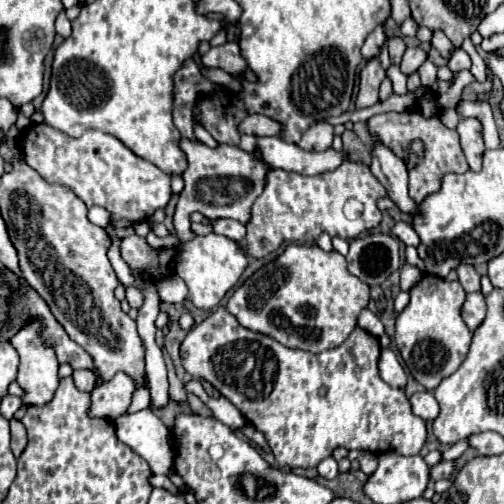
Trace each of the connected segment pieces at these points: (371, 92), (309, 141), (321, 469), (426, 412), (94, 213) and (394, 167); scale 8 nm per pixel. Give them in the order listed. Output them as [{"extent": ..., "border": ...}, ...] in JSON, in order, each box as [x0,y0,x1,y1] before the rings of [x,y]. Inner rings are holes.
[{"extent":[356,56,386,108],"border":[[[374,56],[366,62],[360,72],[360,92],[356,98],[356,108],[366,108],[378,102],[378,86],[386,78],[386,72],[380,64],[380,58]]]},{"extent":[300,122,334,152],"border":[[[318,122],[312,128],[308,128],[308,132],[304,132],[302,140],[300,140],[300,148],[308,150],[308,152],[322,152],[328,150],[334,138],[334,130],[332,124],[328,122]]]},{"extent":[318,456,338,480],"border":[[[332,456],[326,458],[326,460],[322,460],[322,462],[318,464],[318,474],[320,474],[322,478],[326,478],[326,480],[336,478],[336,476],[338,476],[338,464],[336,464],[336,460],[334,460]]]},{"extent":[410,390,438,420],"border":[[[424,390],[424,392],[412,394],[410,404],[412,404],[412,412],[422,420],[434,420],[438,416],[438,402],[432,392]]]},{"extent":[88,206,110,228],"border":[[[92,206],[92,210],[88,210],[88,220],[92,224],[96,224],[96,226],[106,228],[108,222],[110,222],[110,214],[104,208],[100,208],[100,206]]]},{"extent":[370,140,416,212],"border":[[[374,140],[372,146],[372,164],[370,170],[378,178],[378,182],[386,188],[388,198],[394,200],[394,204],[402,212],[416,212],[416,202],[408,196],[408,170],[404,166],[404,160],[398,158],[388,146],[384,146],[380,140]]]}]

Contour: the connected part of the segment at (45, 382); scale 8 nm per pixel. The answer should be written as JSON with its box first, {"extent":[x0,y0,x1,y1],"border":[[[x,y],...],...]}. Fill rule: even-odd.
{"extent":[10,316,60,406],"border":[[[34,316],[30,318],[10,340],[10,344],[20,354],[20,368],[18,368],[18,384],[24,390],[22,404],[24,406],[44,406],[54,398],[54,392],[58,388],[60,376],[58,376],[58,360],[52,346],[44,346],[44,322],[42,318]]]}

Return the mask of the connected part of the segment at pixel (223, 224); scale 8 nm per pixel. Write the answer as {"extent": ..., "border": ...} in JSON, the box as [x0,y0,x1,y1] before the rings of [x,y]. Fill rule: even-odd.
{"extent":[212,218,246,242],"border":[[[218,218],[218,220],[212,222],[212,226],[214,226],[214,232],[216,232],[216,234],[222,234],[222,236],[226,236],[226,238],[230,238],[230,240],[236,240],[236,242],[244,240],[244,236],[246,236],[246,228],[244,228],[244,224],[238,222],[238,220]]]}

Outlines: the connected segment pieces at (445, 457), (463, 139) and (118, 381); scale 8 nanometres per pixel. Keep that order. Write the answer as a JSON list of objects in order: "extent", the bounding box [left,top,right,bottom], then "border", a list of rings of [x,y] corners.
[{"extent":[442,440,468,462],"border":[[[460,440],[460,442],[456,442],[454,446],[450,446],[448,450],[444,450],[442,452],[442,462],[450,462],[450,460],[456,460],[464,450],[468,448],[468,442],[466,440]]]},{"extent":[456,118,484,172],"border":[[[462,118],[456,132],[460,134],[460,144],[464,150],[464,156],[468,160],[468,166],[472,172],[480,172],[482,168],[482,154],[484,154],[484,142],[480,134],[482,126],[476,118]]]},{"extent":[90,372,134,420],"border":[[[118,372],[112,380],[102,382],[90,392],[90,418],[104,418],[114,420],[116,416],[124,414],[130,406],[130,398],[134,392],[134,382],[124,372]]]}]

